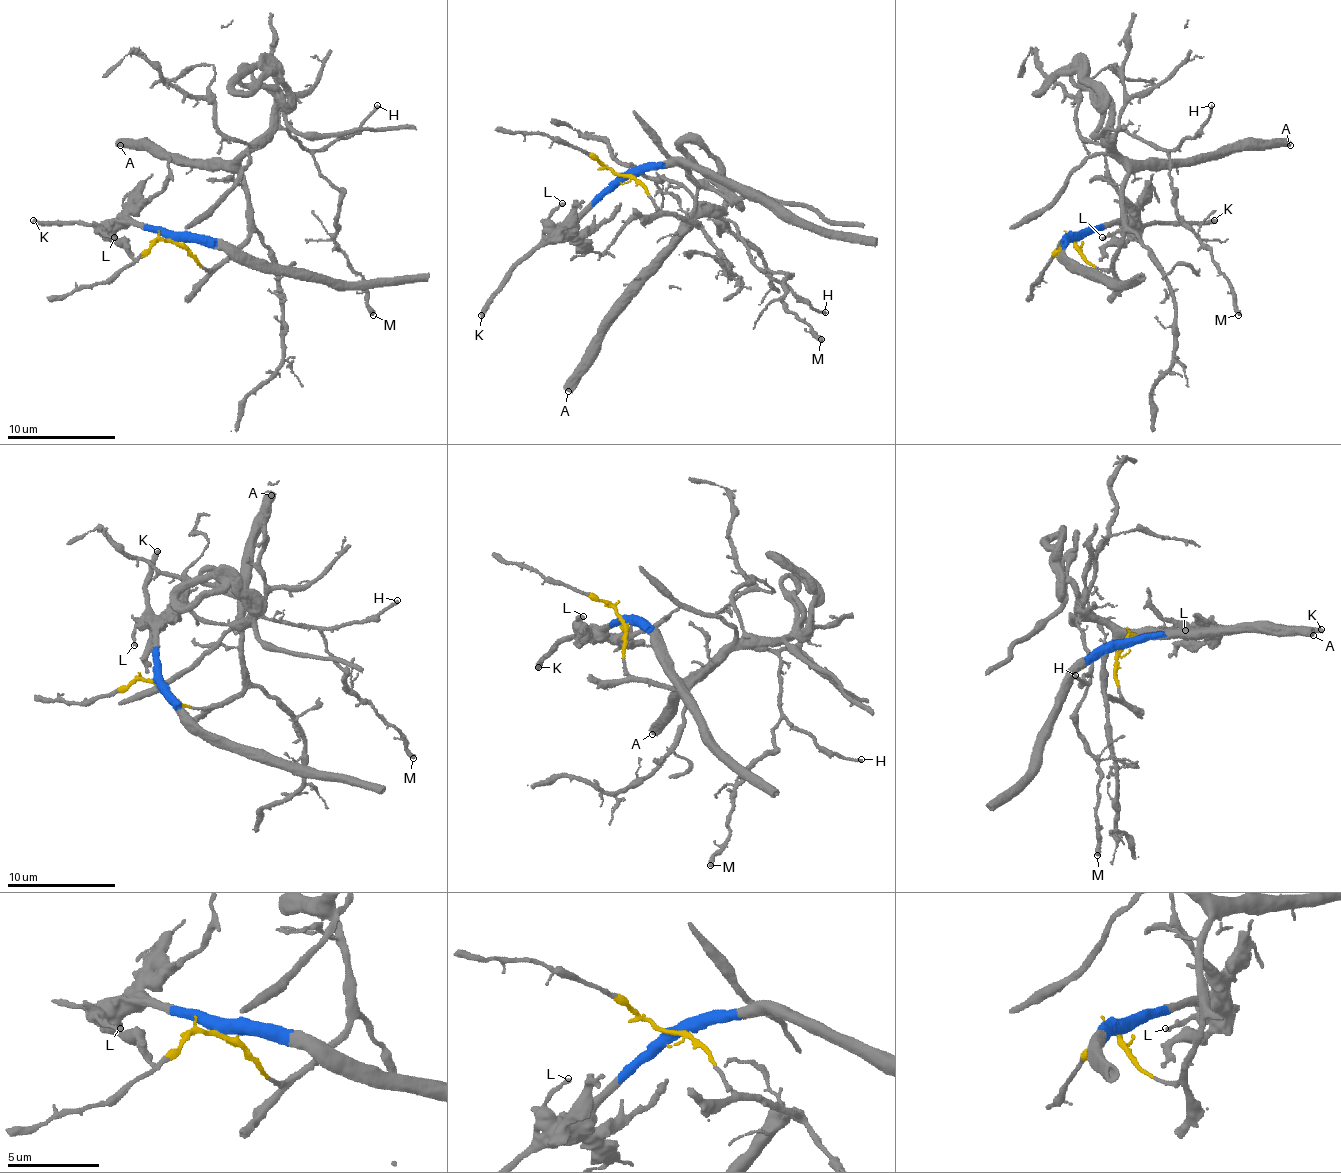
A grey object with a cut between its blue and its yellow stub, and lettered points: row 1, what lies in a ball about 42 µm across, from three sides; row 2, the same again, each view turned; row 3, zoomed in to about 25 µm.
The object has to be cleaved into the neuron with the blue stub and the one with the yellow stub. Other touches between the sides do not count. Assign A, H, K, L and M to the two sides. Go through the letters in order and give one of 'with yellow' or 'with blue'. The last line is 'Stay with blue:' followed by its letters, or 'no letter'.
A: with yellow
H: with yellow
K: with blue
L: with blue
M: with yellow
Stay with blue: K, L

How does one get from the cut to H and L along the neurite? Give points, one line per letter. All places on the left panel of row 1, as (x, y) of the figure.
H: (175, 239), (204, 269), (218, 267), (248, 237), (239, 161), (283, 129), (318, 150), (345, 139), (377, 104)
L: (175, 239), (131, 223), (110, 223), (102, 231), (115, 237)

